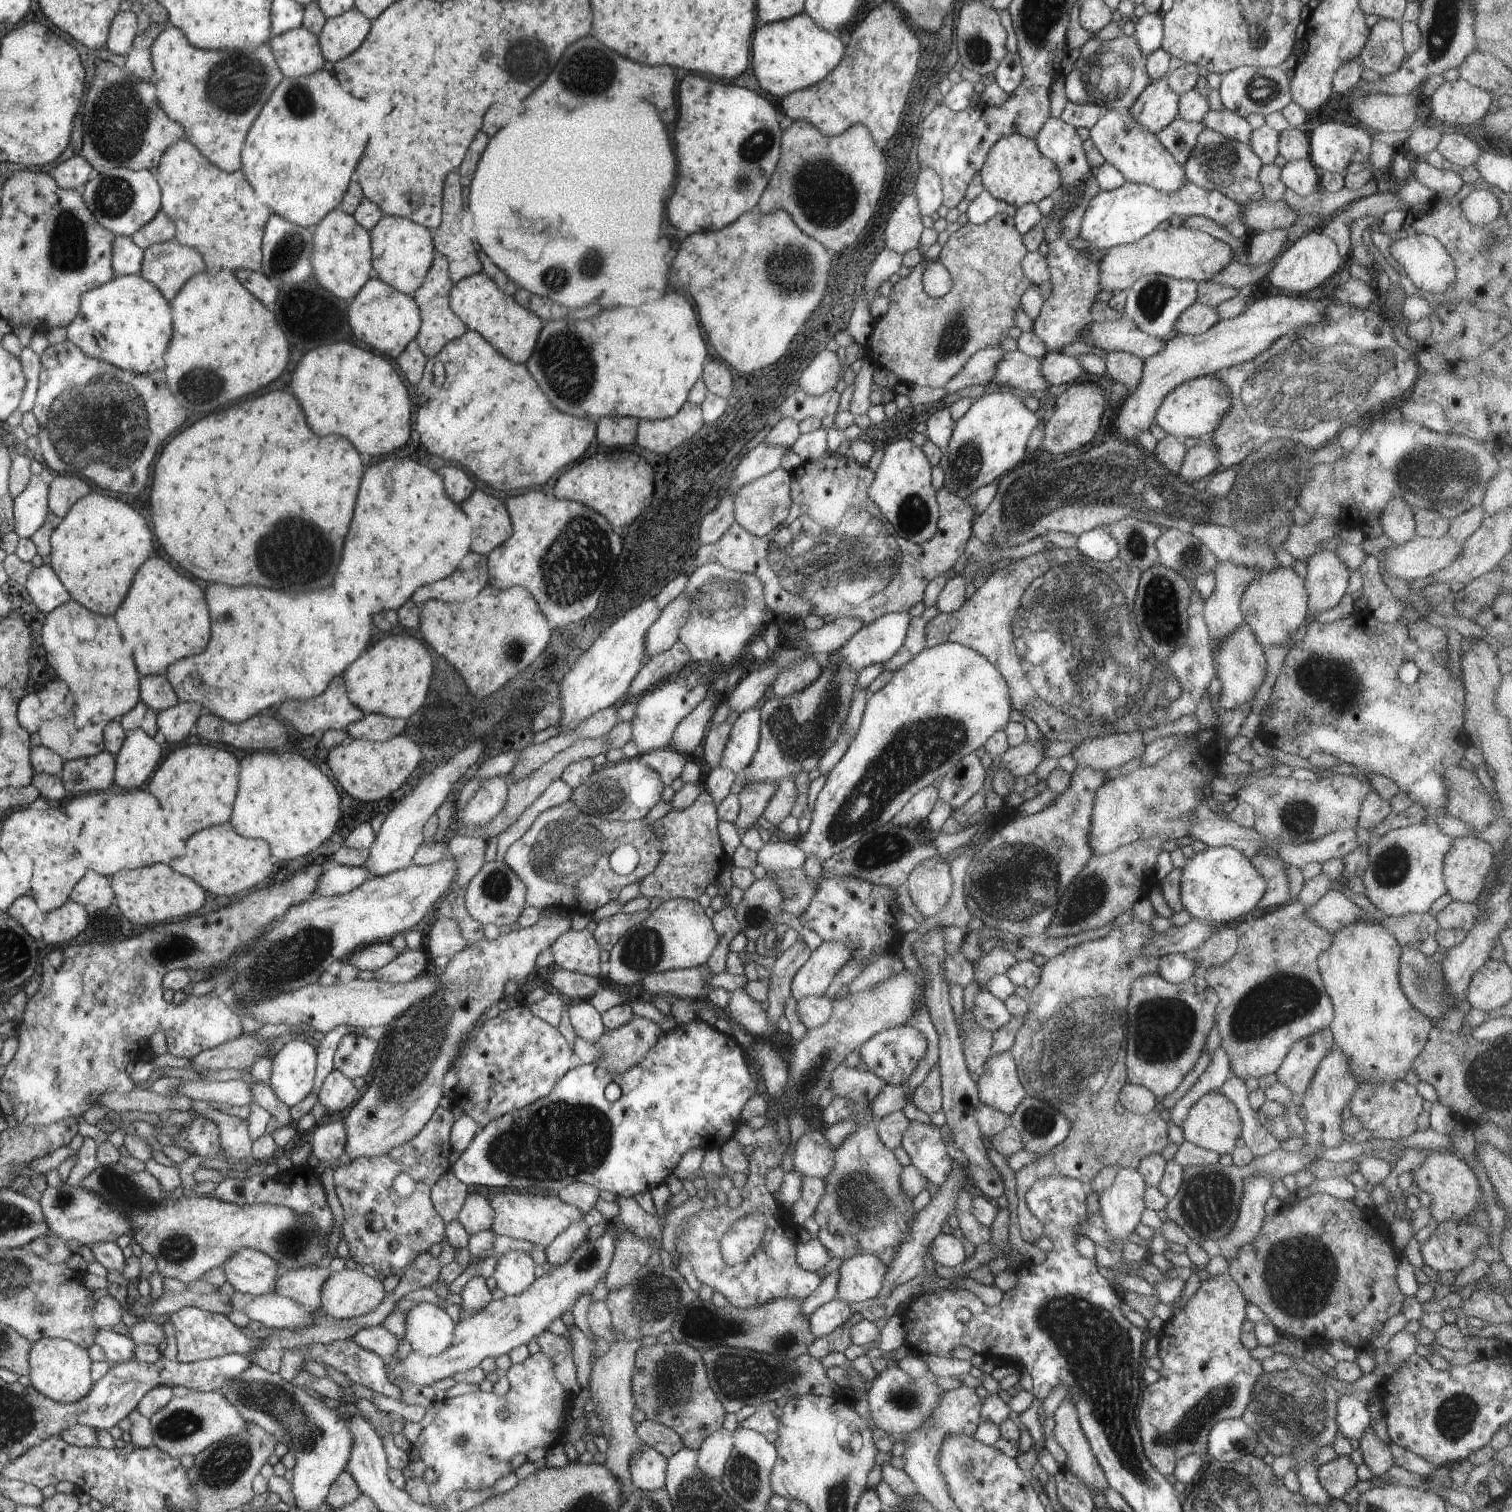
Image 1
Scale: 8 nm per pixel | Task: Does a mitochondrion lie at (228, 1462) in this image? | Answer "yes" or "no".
yes

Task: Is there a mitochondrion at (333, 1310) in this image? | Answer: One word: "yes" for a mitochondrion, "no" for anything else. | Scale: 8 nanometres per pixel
no

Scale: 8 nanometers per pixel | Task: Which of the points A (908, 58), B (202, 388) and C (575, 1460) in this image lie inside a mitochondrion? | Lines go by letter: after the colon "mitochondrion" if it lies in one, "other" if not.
A: other
B: mitochondrion
C: other

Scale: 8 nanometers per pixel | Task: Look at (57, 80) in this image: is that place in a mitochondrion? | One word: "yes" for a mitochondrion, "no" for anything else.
no

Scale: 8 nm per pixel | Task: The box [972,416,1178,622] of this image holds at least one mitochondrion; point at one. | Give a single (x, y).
(1135, 542)

